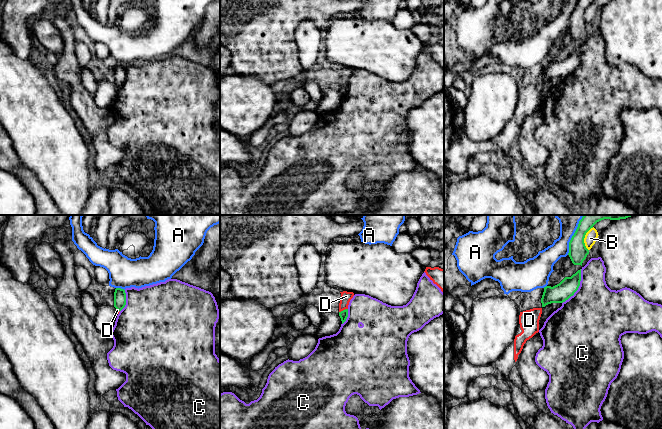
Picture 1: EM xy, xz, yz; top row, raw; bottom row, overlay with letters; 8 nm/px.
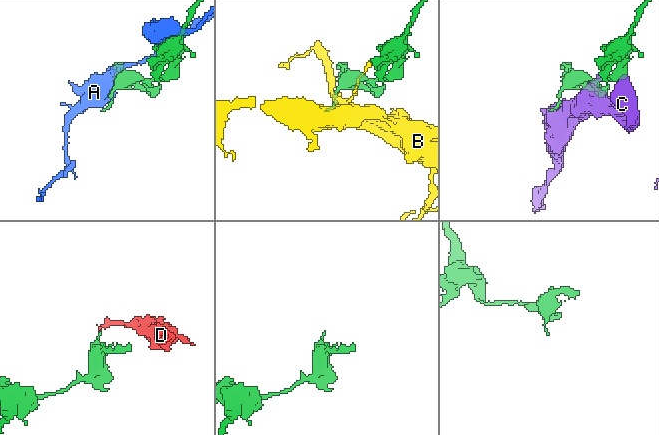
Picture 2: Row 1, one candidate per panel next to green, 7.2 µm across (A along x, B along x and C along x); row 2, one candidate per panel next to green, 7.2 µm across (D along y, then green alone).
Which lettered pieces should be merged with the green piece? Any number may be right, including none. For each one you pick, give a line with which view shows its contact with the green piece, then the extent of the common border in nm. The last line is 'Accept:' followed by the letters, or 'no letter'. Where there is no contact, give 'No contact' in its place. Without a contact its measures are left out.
Accept: no letter

